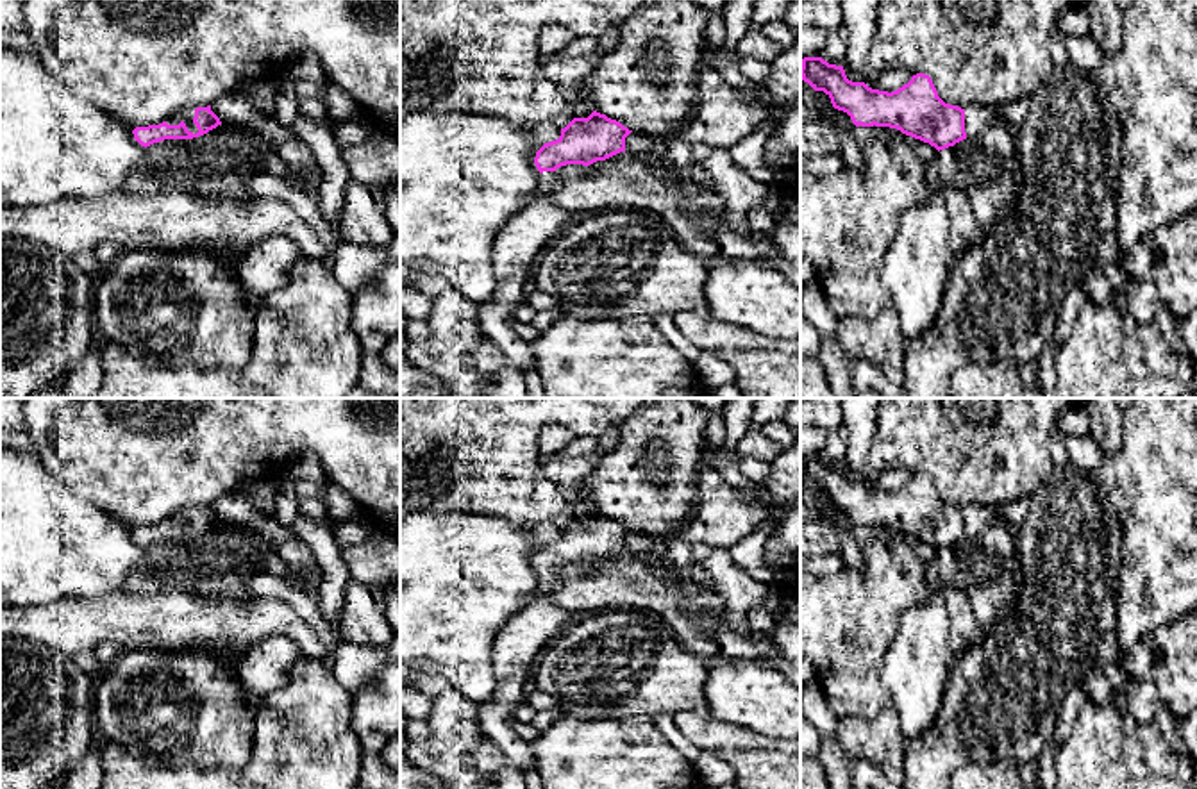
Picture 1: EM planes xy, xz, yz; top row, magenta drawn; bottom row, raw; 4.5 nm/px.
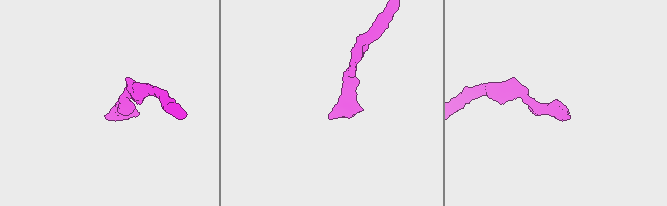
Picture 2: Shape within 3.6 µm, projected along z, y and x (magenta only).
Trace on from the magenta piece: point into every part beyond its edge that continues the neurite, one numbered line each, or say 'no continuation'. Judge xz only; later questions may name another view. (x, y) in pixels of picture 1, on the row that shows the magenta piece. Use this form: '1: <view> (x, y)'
1: xz (517, 247)

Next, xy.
1: xy (186, 115)

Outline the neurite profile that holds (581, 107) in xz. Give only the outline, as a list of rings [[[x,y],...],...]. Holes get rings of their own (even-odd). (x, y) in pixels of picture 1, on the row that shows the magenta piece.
[[[559,86],[559,91],[563,98],[572,104],[573,118],[588,118],[595,111],[588,100],[579,96],[577,89]]]

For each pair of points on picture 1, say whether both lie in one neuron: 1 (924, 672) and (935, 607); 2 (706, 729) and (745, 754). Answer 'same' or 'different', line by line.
1: same
2: same

